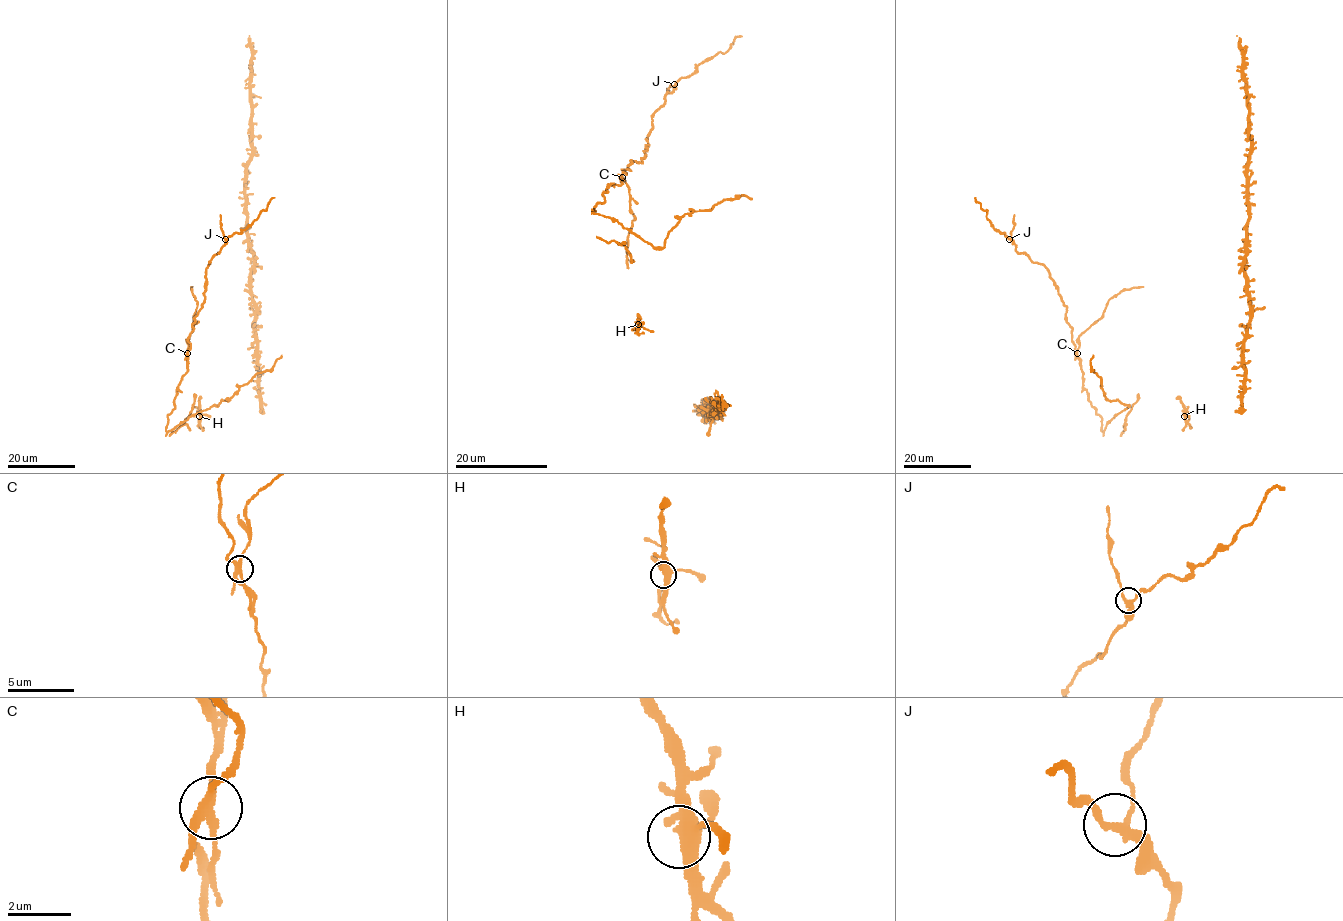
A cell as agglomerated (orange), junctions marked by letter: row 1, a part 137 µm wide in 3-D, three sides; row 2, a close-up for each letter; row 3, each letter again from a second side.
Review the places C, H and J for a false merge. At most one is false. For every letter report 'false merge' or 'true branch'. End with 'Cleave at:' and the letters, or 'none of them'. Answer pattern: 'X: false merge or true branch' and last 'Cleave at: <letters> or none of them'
C: false merge
H: true branch
J: true branch
Cleave at: C

